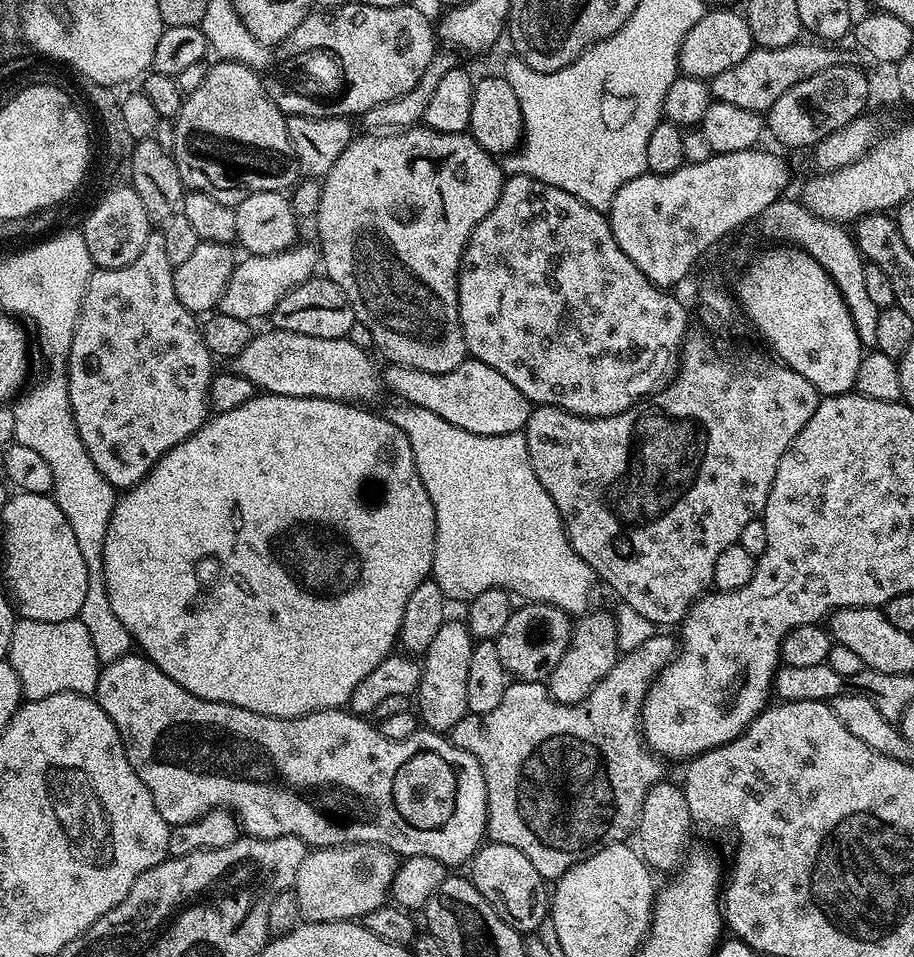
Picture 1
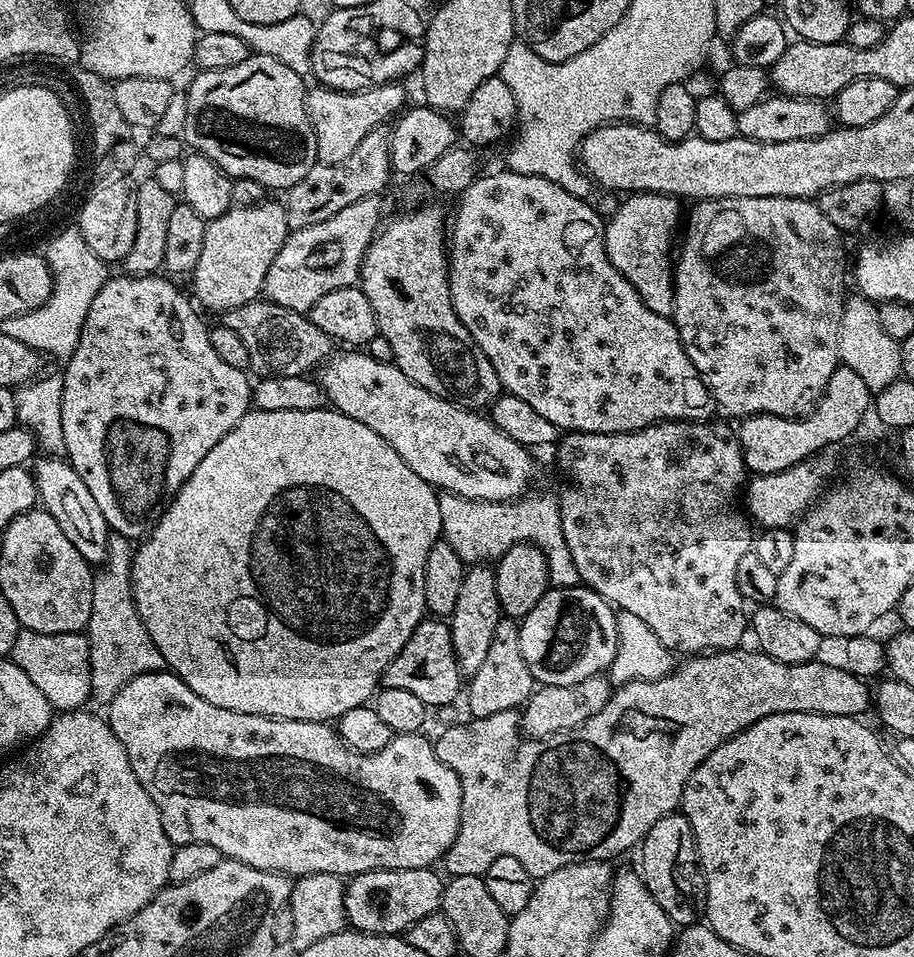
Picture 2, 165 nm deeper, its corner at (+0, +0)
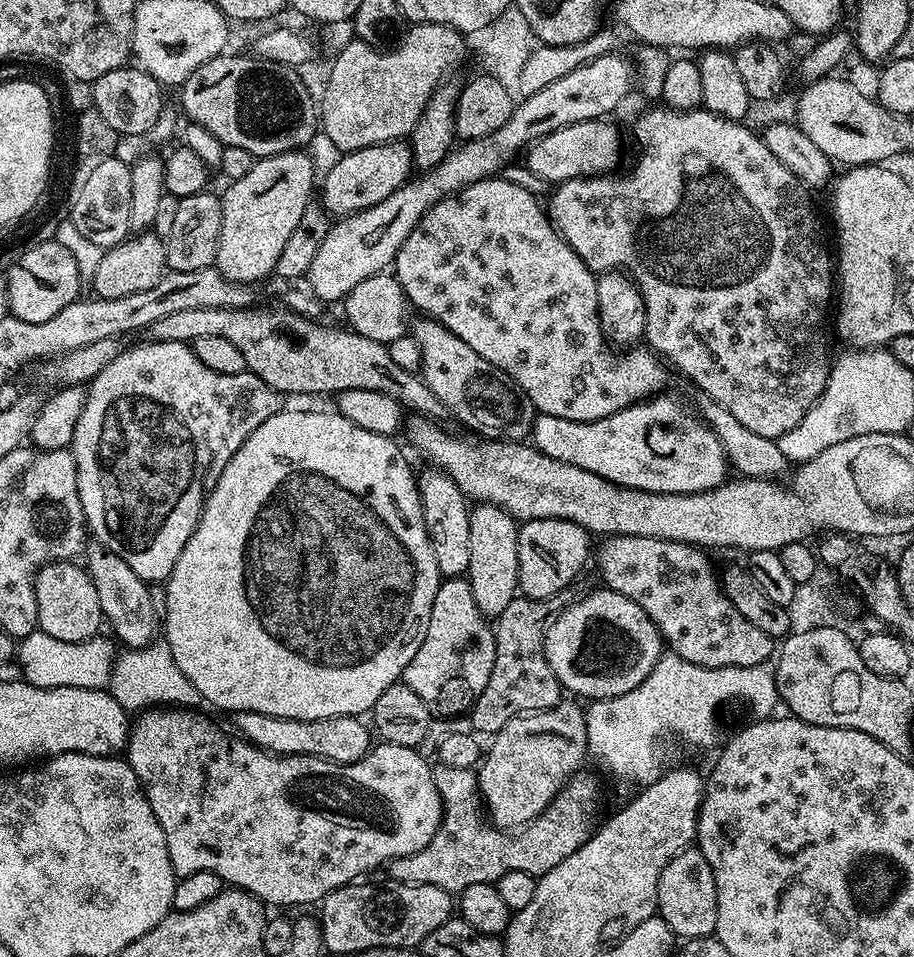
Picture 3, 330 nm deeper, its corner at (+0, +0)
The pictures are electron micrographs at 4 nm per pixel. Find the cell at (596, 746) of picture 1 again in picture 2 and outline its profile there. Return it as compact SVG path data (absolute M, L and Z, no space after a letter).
M733 650L730 652L709 652L707 654L696 654L691 658L685 659L688 660L685 664L682 662L677 663L675 667L672 669L671 673L664 677L659 677L656 680L634 680L628 681L624 685L617 687L615 691L613 691L612 695L609 696L608 701L606 702L606 706L602 706L602 710L598 710L598 714L594 714L590 718L586 718L586 722L582 722L578 726L574 726L573 728L567 728L564 732L555 732L554 734L550 734L549 736L541 736L539 738L524 738L522 739L522 716L519 711L515 708L511 708L510 710L498 710L498 714L486 714L486 718L478 718L477 716L472 717L468 722L462 725L452 725L448 724L443 730L444 733L441 734L440 737L435 737L434 747L436 753L438 754L438 758L442 762L446 762L446 766L450 766L450 770L454 770L454 774L458 774L458 782L462 786L462 806L460 807L460 825L458 826L458 834L454 838L454 842L452 843L452 849L445 854L444 859L442 861L442 868L445 873L448 871L447 875L449 877L453 876L483 876L486 870L490 870L490 862L494 862L498 858L502 858L505 856L506 858L515 858L518 862L522 862L522 866L526 870L526 874L530 874L533 878L539 878L541 876L545 876L546 874L554 874L554 870L562 870L562 866L570 866L571 864L580 864L583 860L602 860L607 861L608 856L612 856L615 852L624 852L627 848L635 849L637 845L639 845L640 841L644 839L646 833L650 830L650 826L654 826L654 822L658 822L662 819L663 816L671 816L673 813L677 811L681 807L682 801L684 799L684 787L686 786L686 782L690 778L690 774L694 774L694 770L698 770L698 766L701 762L708 757L708 755L714 750L718 750L718 746L722 746L724 743L730 739L731 736L738 735L739 732L746 731L751 724L754 722L758 722L762 718L766 718L767 716L773 716L774 714L786 714L787 712L809 712L810 714L822 714L823 716L854 716L857 718L863 717L865 714L864 711L867 710L868 707L873 707L874 704L874 696L870 691L870 688L867 688L865 681L861 679L861 677L855 676L854 674L850 674L847 668L843 666L837 666L835 668L832 664L823 664L823 659L817 658L815 660L811 660L810 662L806 662L805 664L787 664L786 662L778 662L774 658L770 658L765 654L765 652L761 652L759 650L751 650L752 652L744 652L745 650Z

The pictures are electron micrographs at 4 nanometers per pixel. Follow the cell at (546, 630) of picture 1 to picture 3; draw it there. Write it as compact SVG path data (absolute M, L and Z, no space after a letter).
M600 586L597 592L574 601L565 612L559 612L555 613L544 633L544 657L550 670L554 670L561 689L568 691L569 688L580 696L588 696L589 701L614 698L634 690L654 670L655 664L666 652L658 626L650 622L646 610L613 588Z

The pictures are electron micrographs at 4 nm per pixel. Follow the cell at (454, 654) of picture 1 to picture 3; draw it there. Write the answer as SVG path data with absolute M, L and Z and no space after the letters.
M477 503L469 511L470 518L470 566L466 573L468 585L474 590L474 602L478 602L478 610L489 618L495 618L510 606L512 599L518 594L518 534L520 533L516 517L511 516L497 504Z

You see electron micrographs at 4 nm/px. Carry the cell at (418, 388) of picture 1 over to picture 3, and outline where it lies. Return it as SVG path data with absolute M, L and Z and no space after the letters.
M657 394L618 410L606 418L578 422L539 413L532 423L531 443L542 454L582 466L623 488L694 494L725 483L730 472L728 457L716 432L695 407L669 394Z

